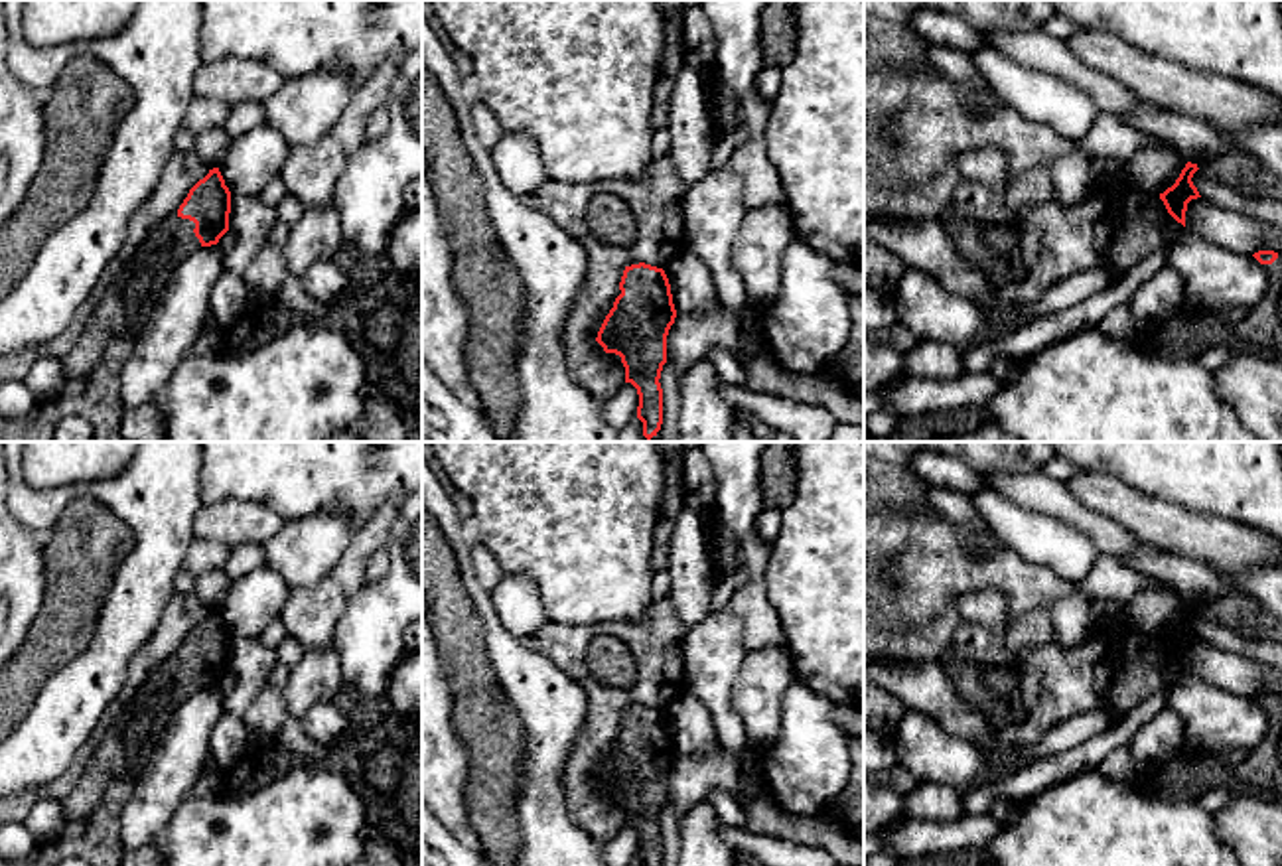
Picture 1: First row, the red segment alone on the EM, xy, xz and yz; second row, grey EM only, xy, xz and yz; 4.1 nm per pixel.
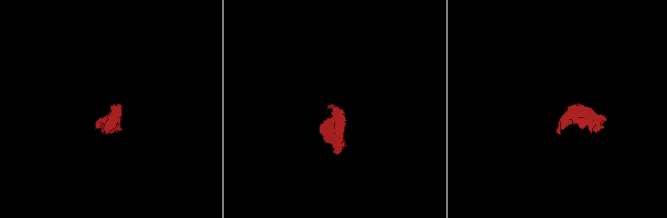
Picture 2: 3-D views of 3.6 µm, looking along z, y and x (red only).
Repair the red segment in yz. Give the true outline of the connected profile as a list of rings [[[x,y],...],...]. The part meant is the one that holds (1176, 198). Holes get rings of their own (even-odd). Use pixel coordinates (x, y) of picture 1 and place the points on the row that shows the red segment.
[[[1187,162],[1181,170],[1179,178],[1172,187],[1160,193],[1168,213],[1185,227],[1185,211],[1191,199],[1201,197],[1197,187],[1193,185],[1191,178],[1197,172],[1197,164]]]

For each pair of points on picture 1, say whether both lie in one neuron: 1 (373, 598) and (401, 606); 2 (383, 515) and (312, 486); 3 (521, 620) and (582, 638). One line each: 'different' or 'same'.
1: same
2: different
3: different

